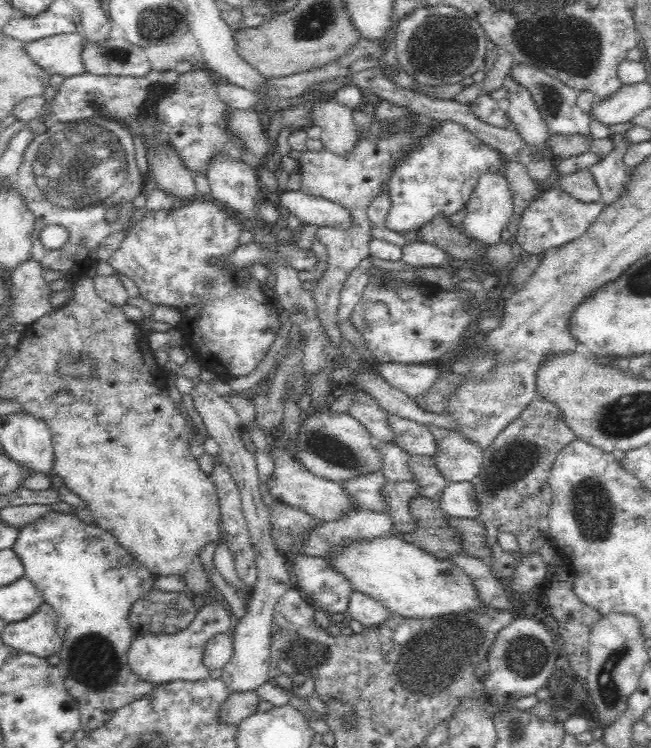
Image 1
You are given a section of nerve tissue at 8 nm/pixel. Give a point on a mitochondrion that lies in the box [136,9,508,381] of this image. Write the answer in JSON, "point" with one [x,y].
{"point":[438,44]}

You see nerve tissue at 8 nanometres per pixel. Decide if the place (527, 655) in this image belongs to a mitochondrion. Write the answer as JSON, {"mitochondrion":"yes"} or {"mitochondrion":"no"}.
{"mitochondrion":"yes"}

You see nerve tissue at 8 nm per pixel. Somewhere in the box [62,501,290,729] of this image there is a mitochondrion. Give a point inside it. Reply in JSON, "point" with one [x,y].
{"point":[94,664]}

